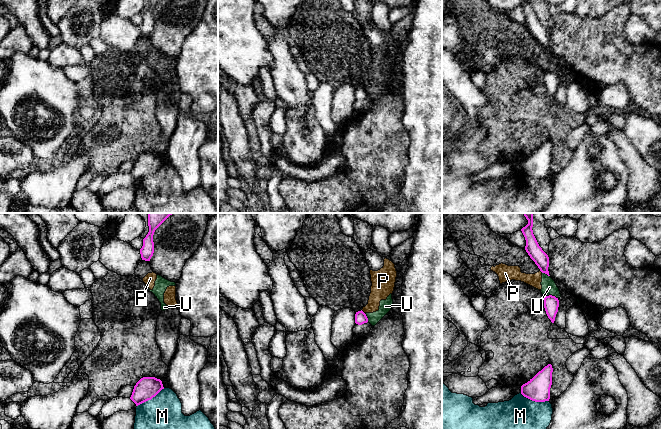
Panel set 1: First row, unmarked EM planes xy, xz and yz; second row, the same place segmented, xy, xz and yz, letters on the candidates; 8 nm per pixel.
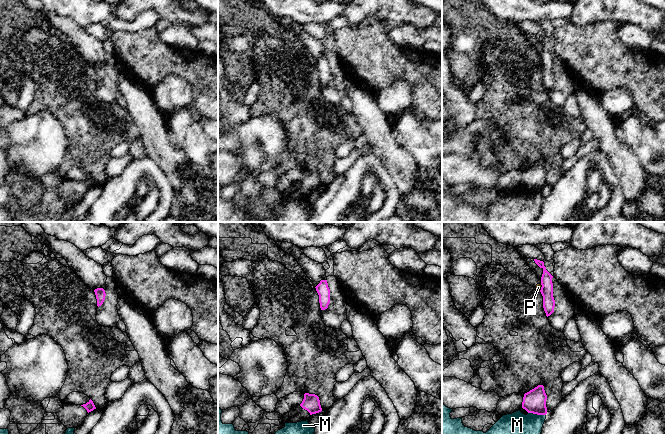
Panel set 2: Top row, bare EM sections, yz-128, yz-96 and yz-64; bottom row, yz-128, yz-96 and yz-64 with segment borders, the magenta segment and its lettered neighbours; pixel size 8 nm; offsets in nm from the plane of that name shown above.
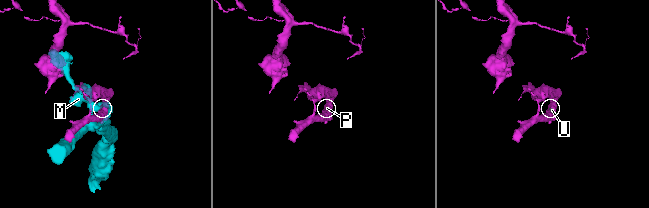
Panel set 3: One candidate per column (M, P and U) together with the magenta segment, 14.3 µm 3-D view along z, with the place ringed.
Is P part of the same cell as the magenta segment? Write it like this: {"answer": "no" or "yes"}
{"answer": "no"}

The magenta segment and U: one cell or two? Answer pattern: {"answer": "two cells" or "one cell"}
{"answer": "two cells"}

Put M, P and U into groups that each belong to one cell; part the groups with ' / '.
M / P U

